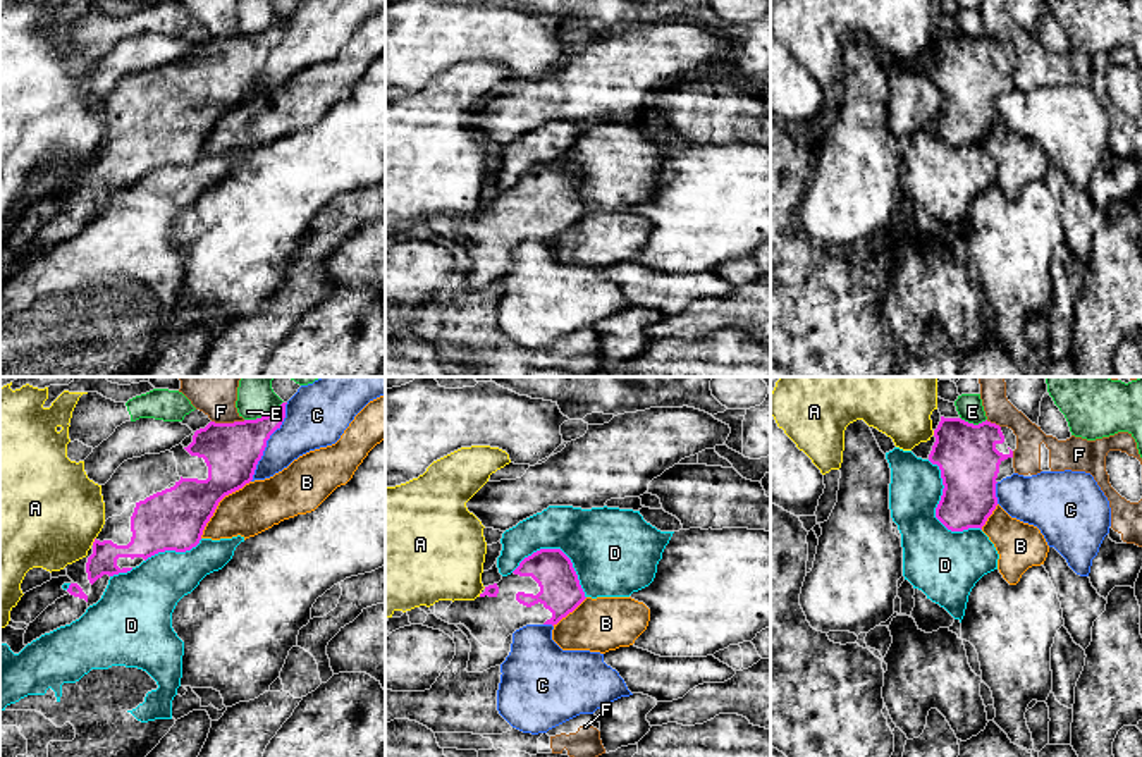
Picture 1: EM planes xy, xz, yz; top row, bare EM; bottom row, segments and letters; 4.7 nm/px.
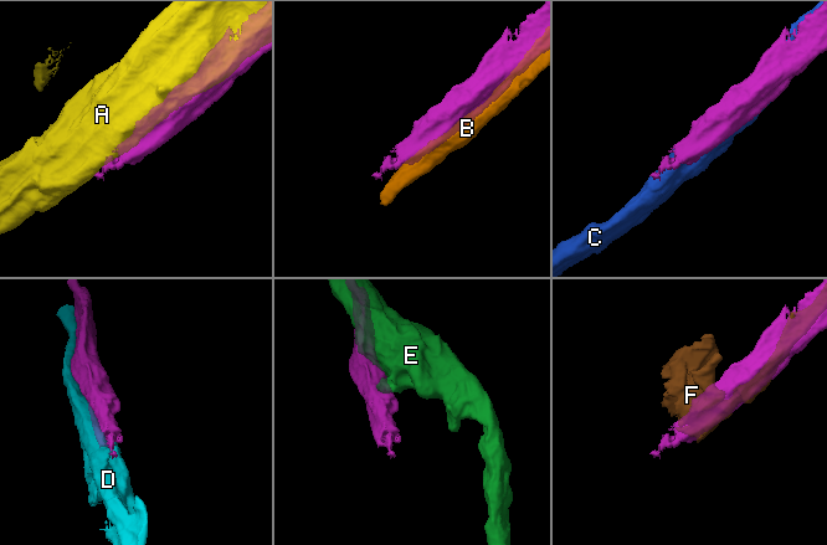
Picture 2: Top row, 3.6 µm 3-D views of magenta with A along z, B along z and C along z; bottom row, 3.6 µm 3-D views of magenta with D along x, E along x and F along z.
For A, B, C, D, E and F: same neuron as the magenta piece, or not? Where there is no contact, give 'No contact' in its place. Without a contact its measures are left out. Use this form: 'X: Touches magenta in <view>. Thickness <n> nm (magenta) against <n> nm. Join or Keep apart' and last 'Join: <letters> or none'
A: Touches magenta in xy. Thickness 160 nm (magenta) against 480 nm. Keep apart
B: Touches magenta in xy. Thickness 280 nm (magenta) against 240 nm. Join
C: Touches magenta in xy. Thickness 260 nm (magenta) against 260 nm. Keep apart
D: Touches magenta in yz. Thickness 280 nm (magenta) against 320 nm. Keep apart
E: Touches magenta in xy. Thickness 260 nm (magenta) against 160 nm. Keep apart
F: Touches magenta in xy. Thickness 260 nm (magenta) against 160 nm. Keep apart
Join: B

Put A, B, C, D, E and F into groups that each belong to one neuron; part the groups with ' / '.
A / B / C / D / E / F

